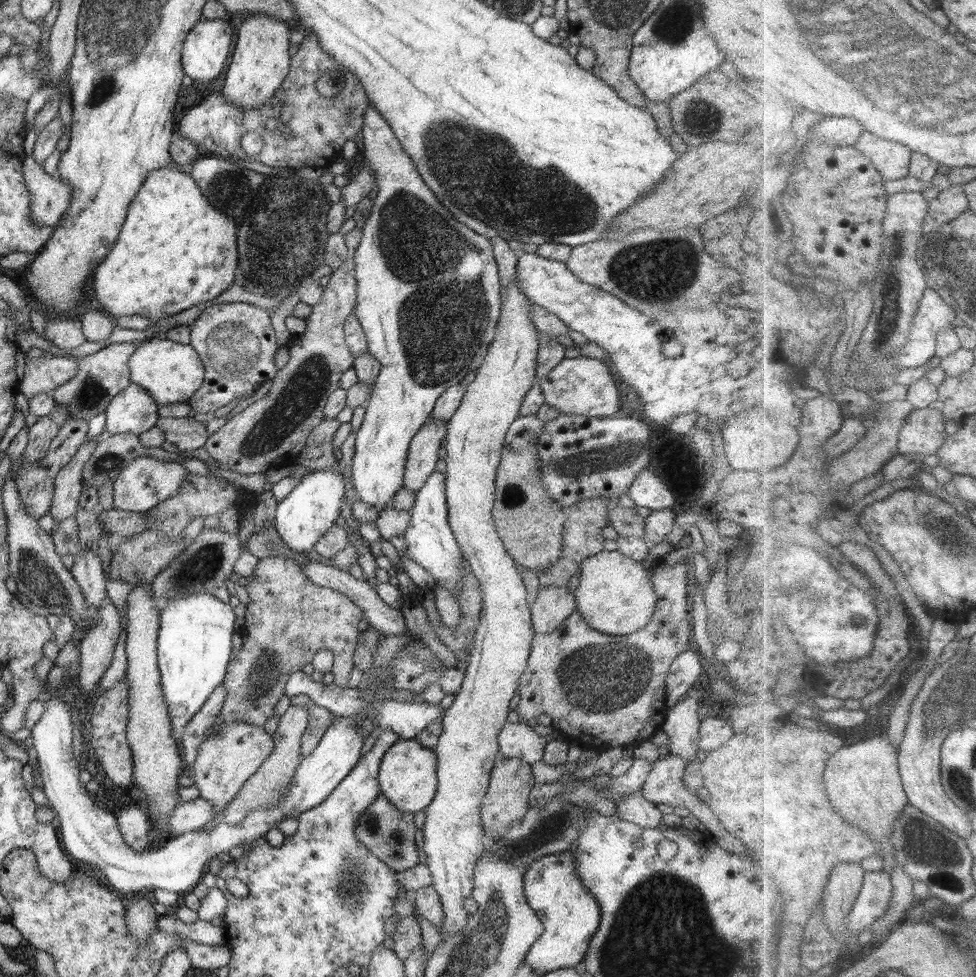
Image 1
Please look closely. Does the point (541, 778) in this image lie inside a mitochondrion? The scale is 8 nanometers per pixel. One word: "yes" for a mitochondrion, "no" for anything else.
no

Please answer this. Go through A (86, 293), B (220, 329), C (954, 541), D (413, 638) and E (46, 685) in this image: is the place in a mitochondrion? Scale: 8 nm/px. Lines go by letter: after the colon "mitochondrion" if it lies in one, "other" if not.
A: other
B: mitochondrion
C: mitochondrion
D: other
E: other

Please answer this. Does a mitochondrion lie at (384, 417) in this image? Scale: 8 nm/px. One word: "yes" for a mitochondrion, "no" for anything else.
no

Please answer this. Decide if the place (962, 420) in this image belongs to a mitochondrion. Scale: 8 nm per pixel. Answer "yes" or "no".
no

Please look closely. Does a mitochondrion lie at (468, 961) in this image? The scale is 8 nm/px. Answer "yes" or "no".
yes

